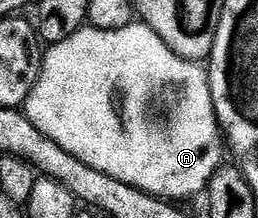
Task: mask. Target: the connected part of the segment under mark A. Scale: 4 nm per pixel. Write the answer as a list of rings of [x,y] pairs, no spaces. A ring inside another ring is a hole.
[[[141,22],[124,26],[124,30],[96,30],[84,26],[76,34],[72,34],[72,38],[64,38],[64,42],[49,45],[42,58],[42,73],[38,76],[38,81],[30,92],[30,97],[26,99],[24,111],[32,122],[32,126],[36,126],[36,130],[40,130],[45,136],[52,138],[52,142],[56,142],[61,148],[68,150],[68,154],[78,156],[80,162],[84,162],[120,182],[131,184],[133,188],[139,188],[150,196],[157,196],[159,200],[182,202],[178,200],[198,196],[201,192],[203,195],[209,189],[212,174],[216,174],[216,170],[223,163],[224,136],[220,131],[218,115],[214,113],[209,71],[197,60],[180,58],[151,28]]]

